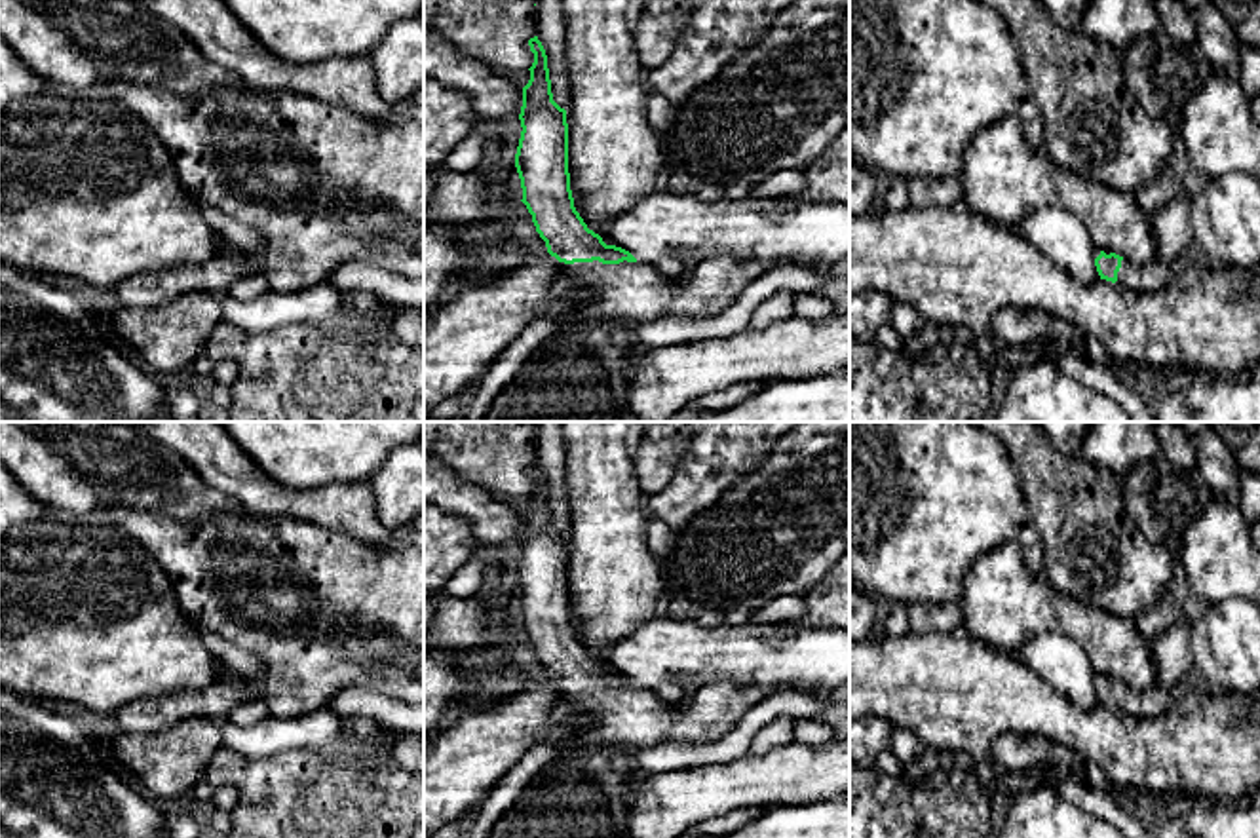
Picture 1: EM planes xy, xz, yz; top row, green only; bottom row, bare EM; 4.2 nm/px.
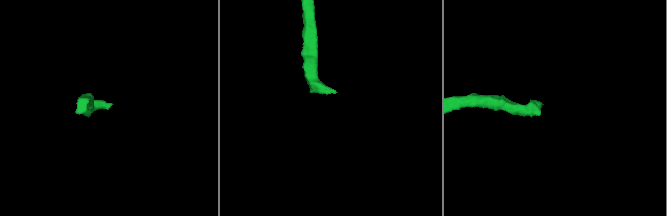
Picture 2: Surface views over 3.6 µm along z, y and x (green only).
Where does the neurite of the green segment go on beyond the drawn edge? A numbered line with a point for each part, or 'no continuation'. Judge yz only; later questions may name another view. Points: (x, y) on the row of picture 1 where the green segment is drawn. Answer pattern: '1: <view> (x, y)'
1: yz (1156, 274)

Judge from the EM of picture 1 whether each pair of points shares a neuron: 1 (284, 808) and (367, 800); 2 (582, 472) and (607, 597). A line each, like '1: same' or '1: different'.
1: same
2: same

